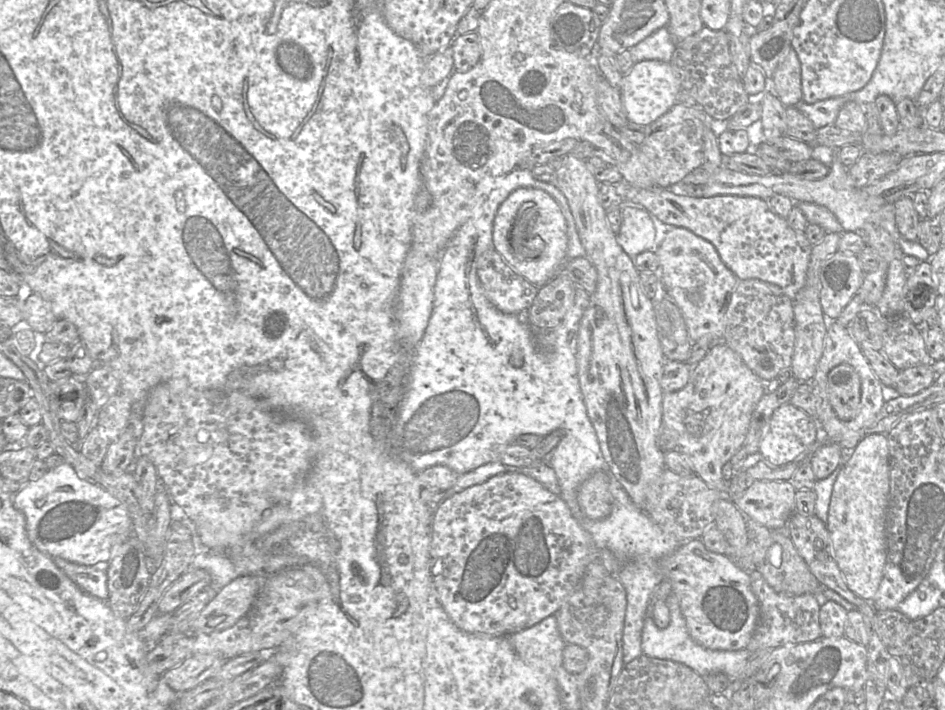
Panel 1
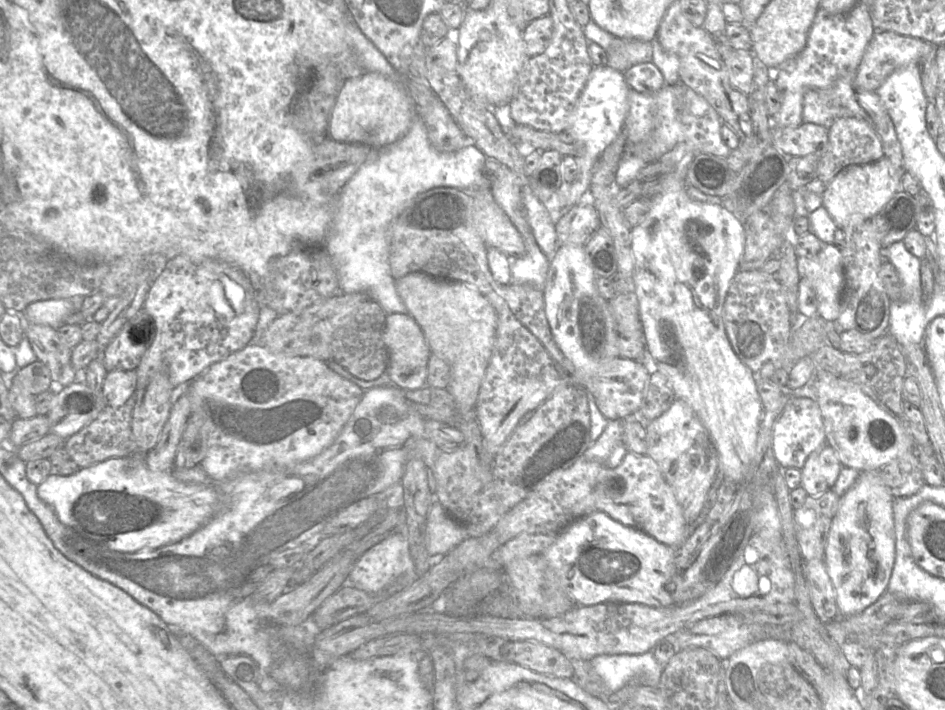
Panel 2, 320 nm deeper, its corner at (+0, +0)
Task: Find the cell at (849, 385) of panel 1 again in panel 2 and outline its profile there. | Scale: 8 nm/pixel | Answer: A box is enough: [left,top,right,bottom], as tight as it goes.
[800,443,842,496]

